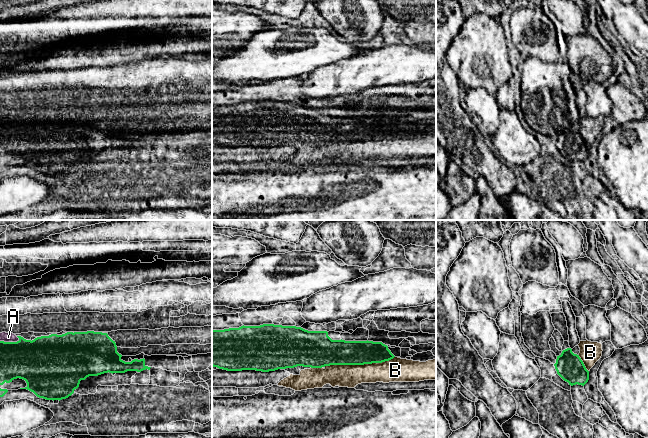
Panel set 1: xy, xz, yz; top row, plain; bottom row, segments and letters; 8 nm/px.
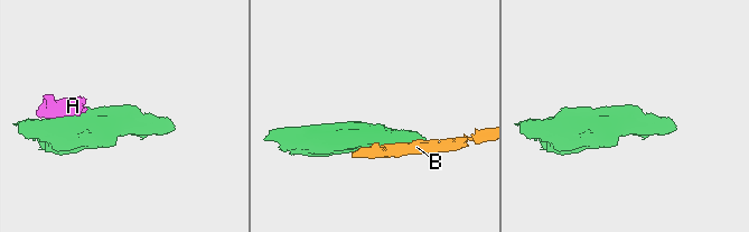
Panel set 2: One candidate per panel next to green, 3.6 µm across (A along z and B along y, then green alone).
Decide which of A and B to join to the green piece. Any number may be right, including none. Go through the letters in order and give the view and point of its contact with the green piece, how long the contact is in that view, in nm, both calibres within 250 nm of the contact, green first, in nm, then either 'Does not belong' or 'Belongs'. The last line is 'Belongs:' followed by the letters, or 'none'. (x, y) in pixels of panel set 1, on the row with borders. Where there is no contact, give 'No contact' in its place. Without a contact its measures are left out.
A: Touches green at xy (9, 342). Shared border 160 nm. Thickness 340 nm (green) against 80 nm. Does not belong
B: Touches green at xz (359, 364). Shared border 550 nm. Thickness 200 nm (green) against 180 nm. Belongs
Belongs: B

